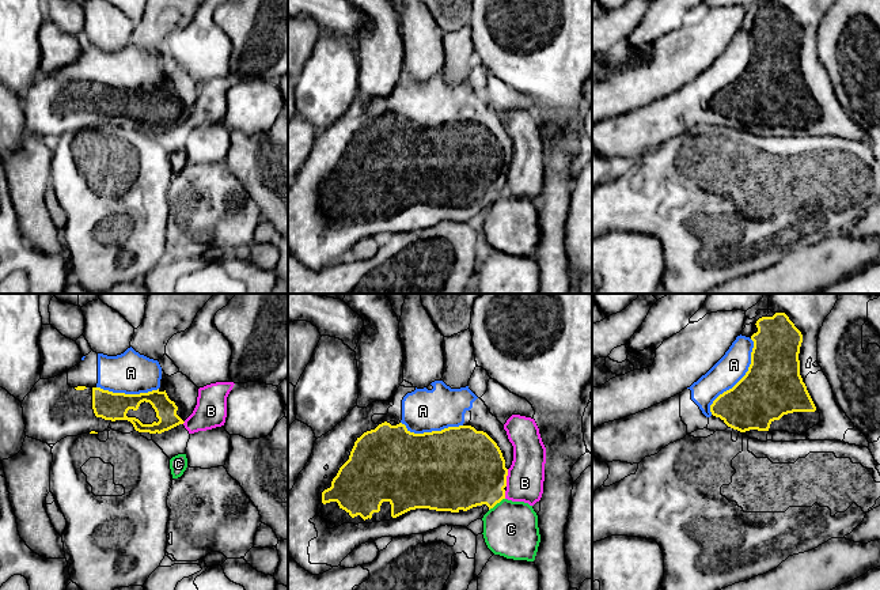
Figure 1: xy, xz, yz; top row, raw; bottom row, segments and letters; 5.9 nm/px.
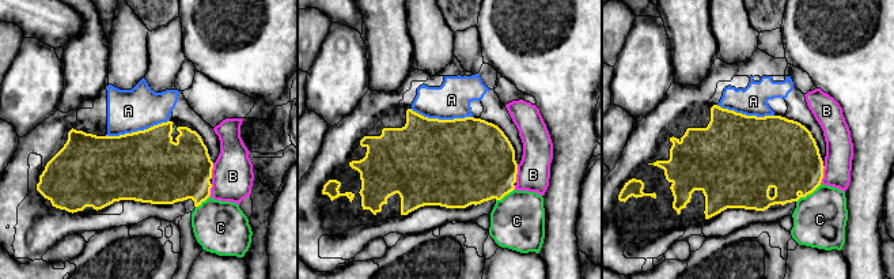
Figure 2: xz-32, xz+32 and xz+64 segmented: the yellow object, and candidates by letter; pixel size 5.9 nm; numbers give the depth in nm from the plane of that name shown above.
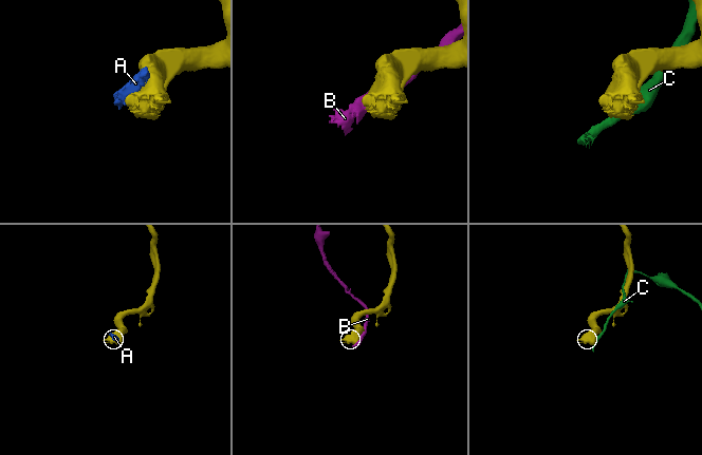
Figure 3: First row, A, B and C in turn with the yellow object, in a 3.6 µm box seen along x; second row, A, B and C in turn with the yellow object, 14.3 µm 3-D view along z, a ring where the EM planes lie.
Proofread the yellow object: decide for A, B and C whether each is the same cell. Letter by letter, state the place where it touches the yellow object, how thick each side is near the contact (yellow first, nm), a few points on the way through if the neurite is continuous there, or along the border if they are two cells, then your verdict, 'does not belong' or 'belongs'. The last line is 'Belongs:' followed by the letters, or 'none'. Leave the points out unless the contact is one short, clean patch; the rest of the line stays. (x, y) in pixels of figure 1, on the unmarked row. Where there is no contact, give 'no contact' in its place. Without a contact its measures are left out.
A: meets yellow in yz at (742, 74); 360 nm thick on the yellow side, 170 nm on the other; belongs
B: meets yellow in xz at (505, 173); 480 nm thick on the yellow side, 220 nm on the other; does not belong
C: meets yellow in xz at (496, 199); 420 nm thick on the yellow side, 320 nm on the other; does not belong
Belongs: A

